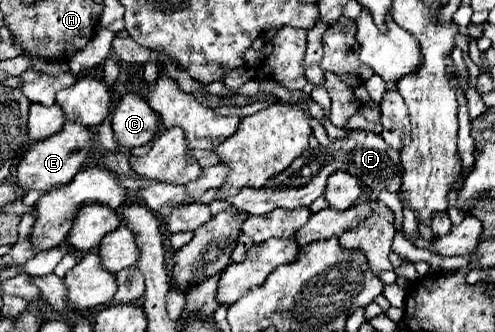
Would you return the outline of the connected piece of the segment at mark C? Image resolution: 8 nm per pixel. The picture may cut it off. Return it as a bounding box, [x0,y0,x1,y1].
[112,93,158,149]

